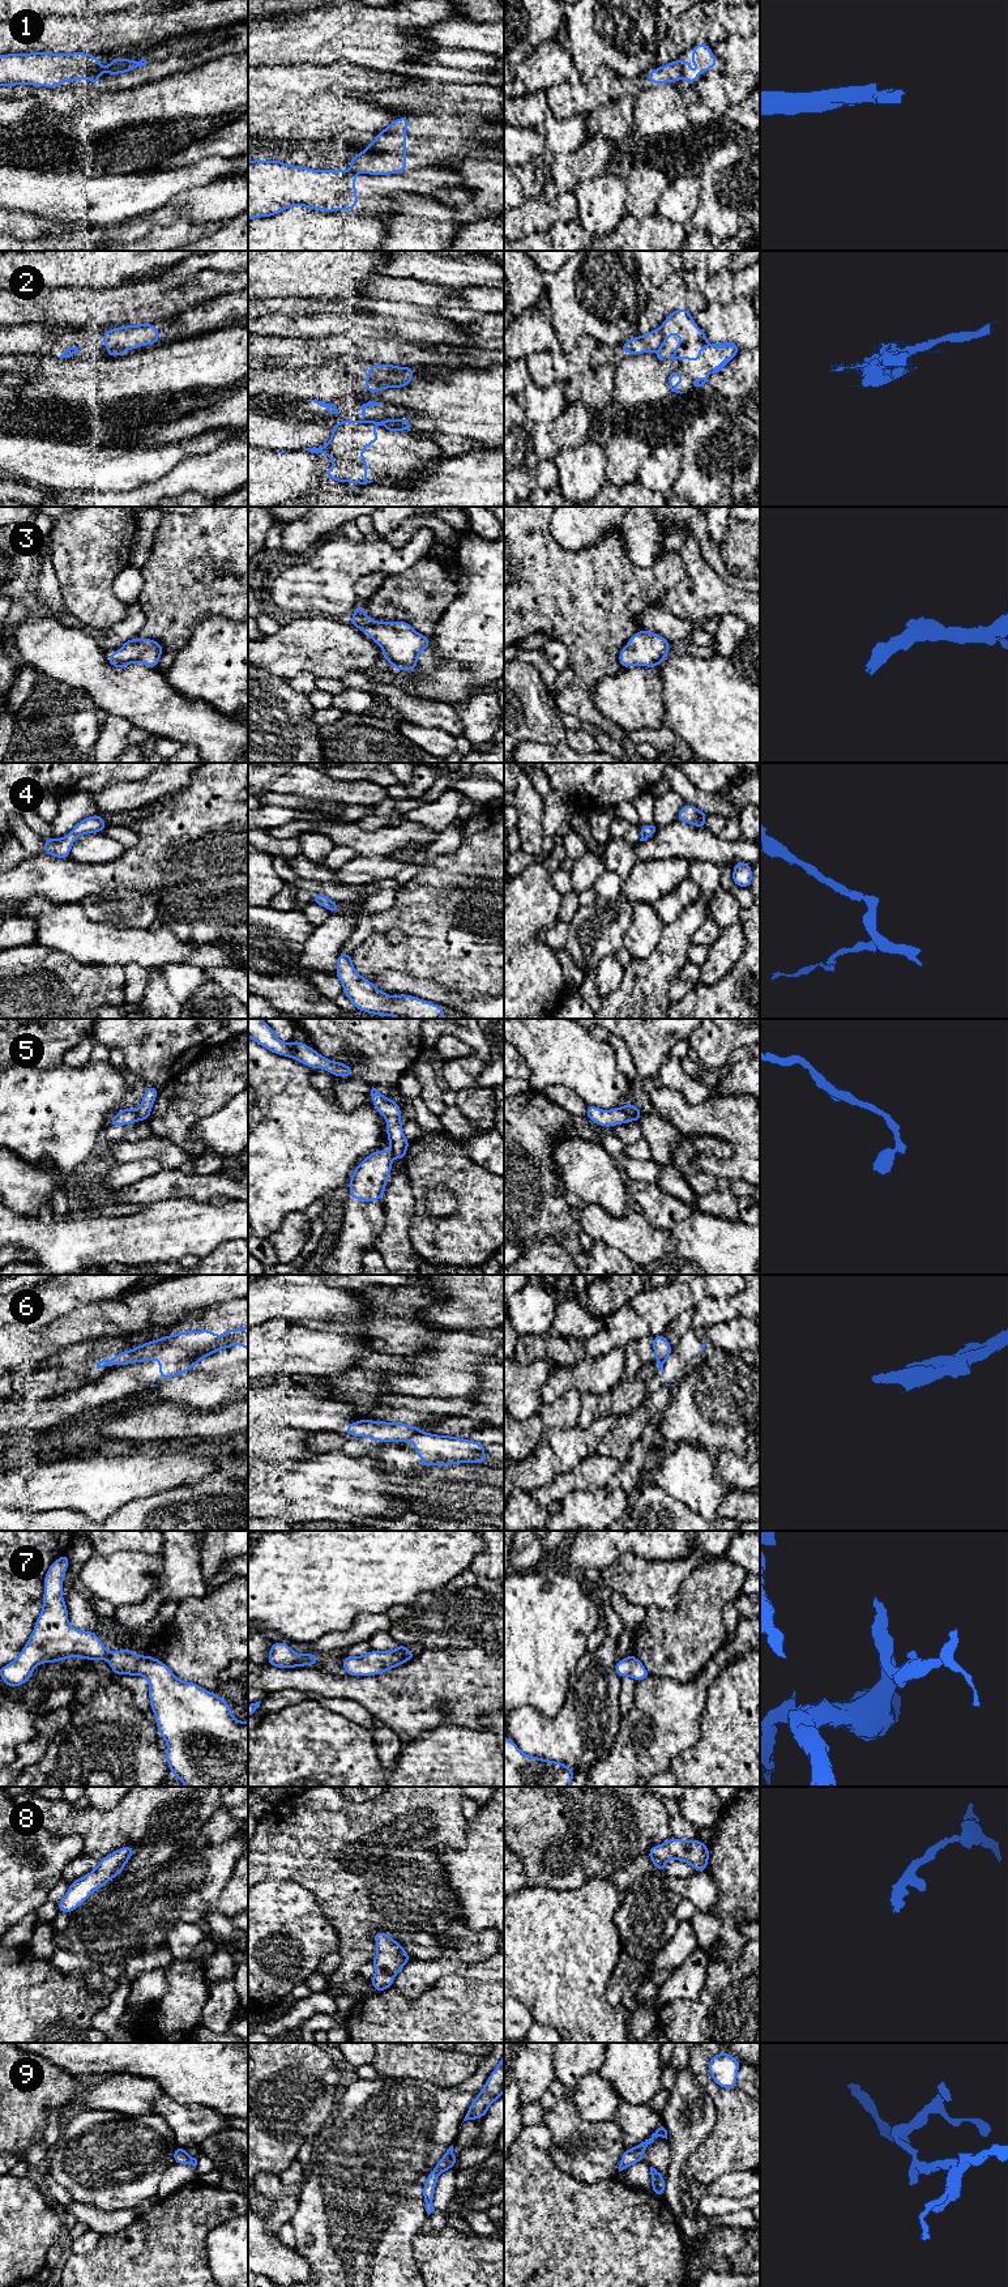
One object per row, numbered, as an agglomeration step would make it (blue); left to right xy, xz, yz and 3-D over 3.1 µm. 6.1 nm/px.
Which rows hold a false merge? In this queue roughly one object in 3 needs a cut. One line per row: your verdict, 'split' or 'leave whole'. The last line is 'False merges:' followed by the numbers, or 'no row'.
1: split
2: split
3: leave whole
4: leave whole
5: split
6: split
7: leave whole
8: leave whole
9: leave whole
False merges: 1, 2, 5, 6

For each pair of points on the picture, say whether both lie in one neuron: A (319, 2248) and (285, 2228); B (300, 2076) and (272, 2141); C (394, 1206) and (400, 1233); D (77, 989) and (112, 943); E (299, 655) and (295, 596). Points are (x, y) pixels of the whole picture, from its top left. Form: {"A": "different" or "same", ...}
{"A": "different", "B": "same", "C": "same", "D": "different", "E": "different"}

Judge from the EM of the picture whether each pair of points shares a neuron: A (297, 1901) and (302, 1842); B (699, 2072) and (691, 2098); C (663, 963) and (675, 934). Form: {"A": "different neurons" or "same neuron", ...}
{"A": "different neurons", "B": "different neurons", "C": "same neuron"}

